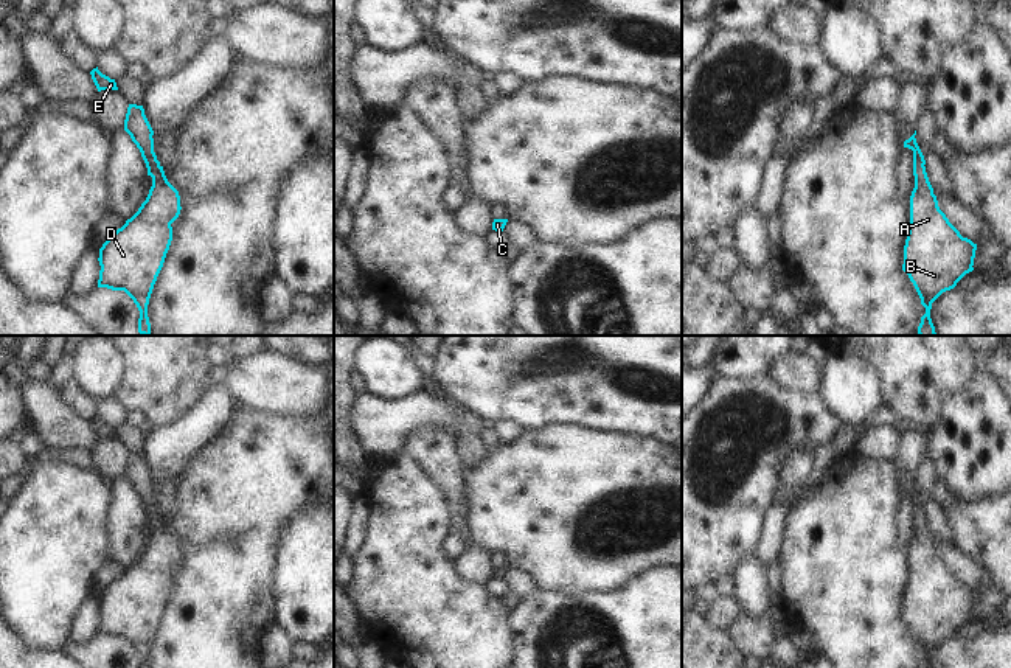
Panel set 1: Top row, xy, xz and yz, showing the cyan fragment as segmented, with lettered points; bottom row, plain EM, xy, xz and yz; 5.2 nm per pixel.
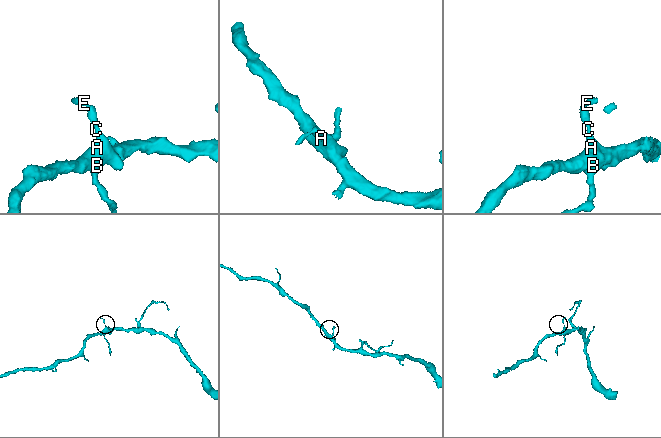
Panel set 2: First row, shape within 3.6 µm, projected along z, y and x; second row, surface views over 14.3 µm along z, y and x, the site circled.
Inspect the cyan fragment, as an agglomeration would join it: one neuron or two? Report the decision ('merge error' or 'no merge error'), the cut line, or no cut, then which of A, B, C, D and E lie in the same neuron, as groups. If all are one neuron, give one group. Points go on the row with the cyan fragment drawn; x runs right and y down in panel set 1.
no merge error | no cut | A B C D E

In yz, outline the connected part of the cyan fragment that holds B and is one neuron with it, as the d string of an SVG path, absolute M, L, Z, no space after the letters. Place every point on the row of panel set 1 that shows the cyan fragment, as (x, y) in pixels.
M916 130L904 141L904 148L913 151L915 188L910 196L910 227L904 245L902 270L926 308L918 334L936 336L930 318L932 303L974 270L977 244L963 238L940 210L915 135Z

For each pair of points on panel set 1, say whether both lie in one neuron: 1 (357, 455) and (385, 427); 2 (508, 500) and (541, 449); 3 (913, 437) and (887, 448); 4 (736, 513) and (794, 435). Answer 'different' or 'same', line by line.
1: different
2: same
3: different
4: same

